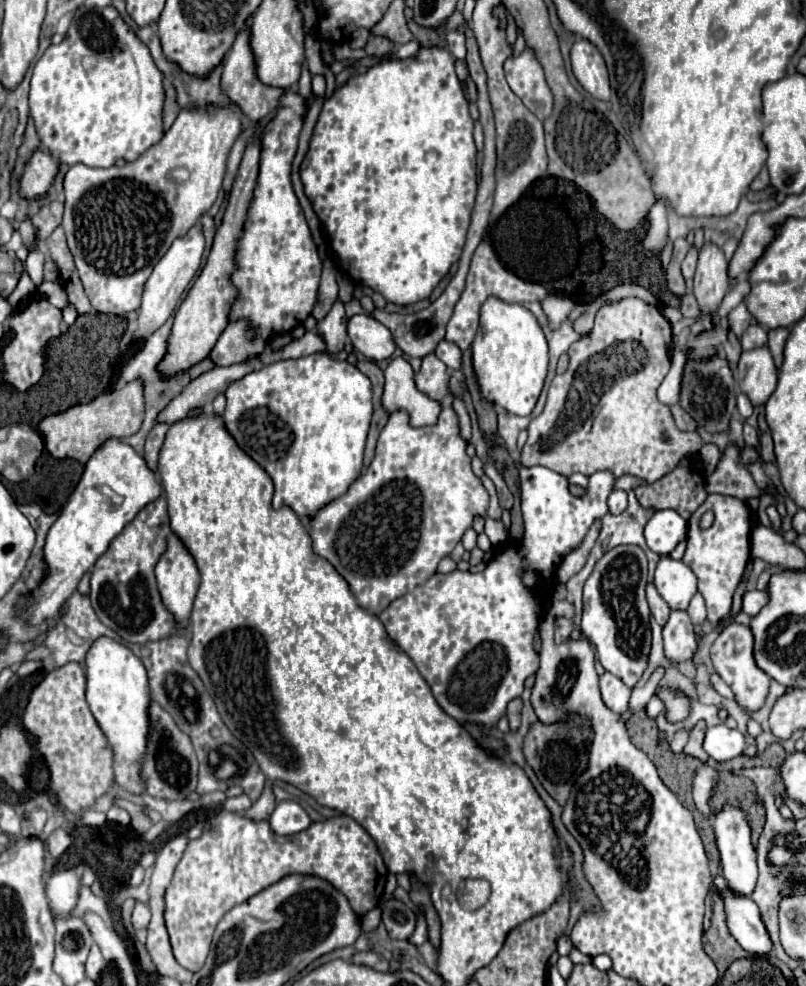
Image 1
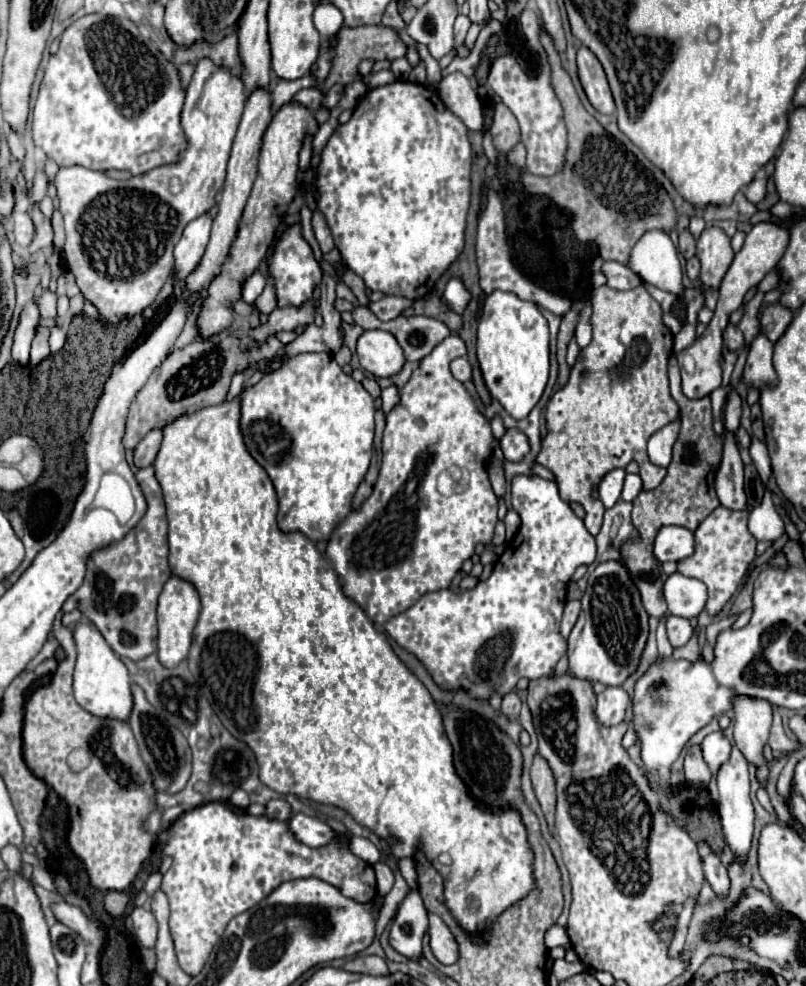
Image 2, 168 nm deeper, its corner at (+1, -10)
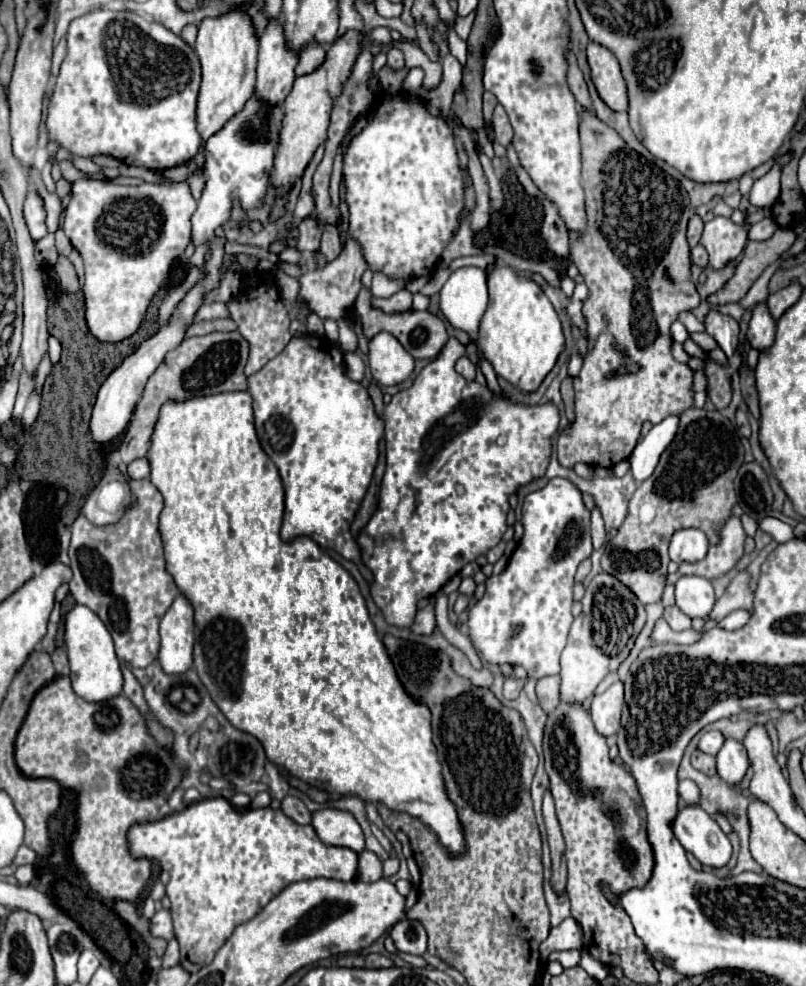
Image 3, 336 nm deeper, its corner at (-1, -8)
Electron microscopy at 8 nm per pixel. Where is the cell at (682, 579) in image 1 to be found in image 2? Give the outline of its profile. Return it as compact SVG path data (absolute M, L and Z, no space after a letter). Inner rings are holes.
M679 572L671 574L663 586L669 614L681 618L699 616L707 602L707 586L701 580L687 578Z

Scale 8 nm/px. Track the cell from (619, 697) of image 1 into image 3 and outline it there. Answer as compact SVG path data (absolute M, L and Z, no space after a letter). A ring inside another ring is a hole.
M615 682L603 694L595 696L591 702L591 718L595 728L603 736L611 736L619 730L621 720L621 706L623 706L623 684Z

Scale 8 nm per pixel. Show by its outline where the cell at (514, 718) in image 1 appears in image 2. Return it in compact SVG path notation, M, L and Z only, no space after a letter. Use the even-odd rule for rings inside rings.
M509 692L507 696L503 696L503 704L501 704L501 712L507 716L507 718L517 718L519 716L519 710L521 710L521 698L517 696L517 692Z

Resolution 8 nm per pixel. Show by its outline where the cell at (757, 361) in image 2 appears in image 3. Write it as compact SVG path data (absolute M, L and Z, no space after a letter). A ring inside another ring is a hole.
M765 302L757 304L753 310L753 316L749 320L747 340L749 340L749 346L755 348L757 352L769 350L775 342L775 320L771 318Z

